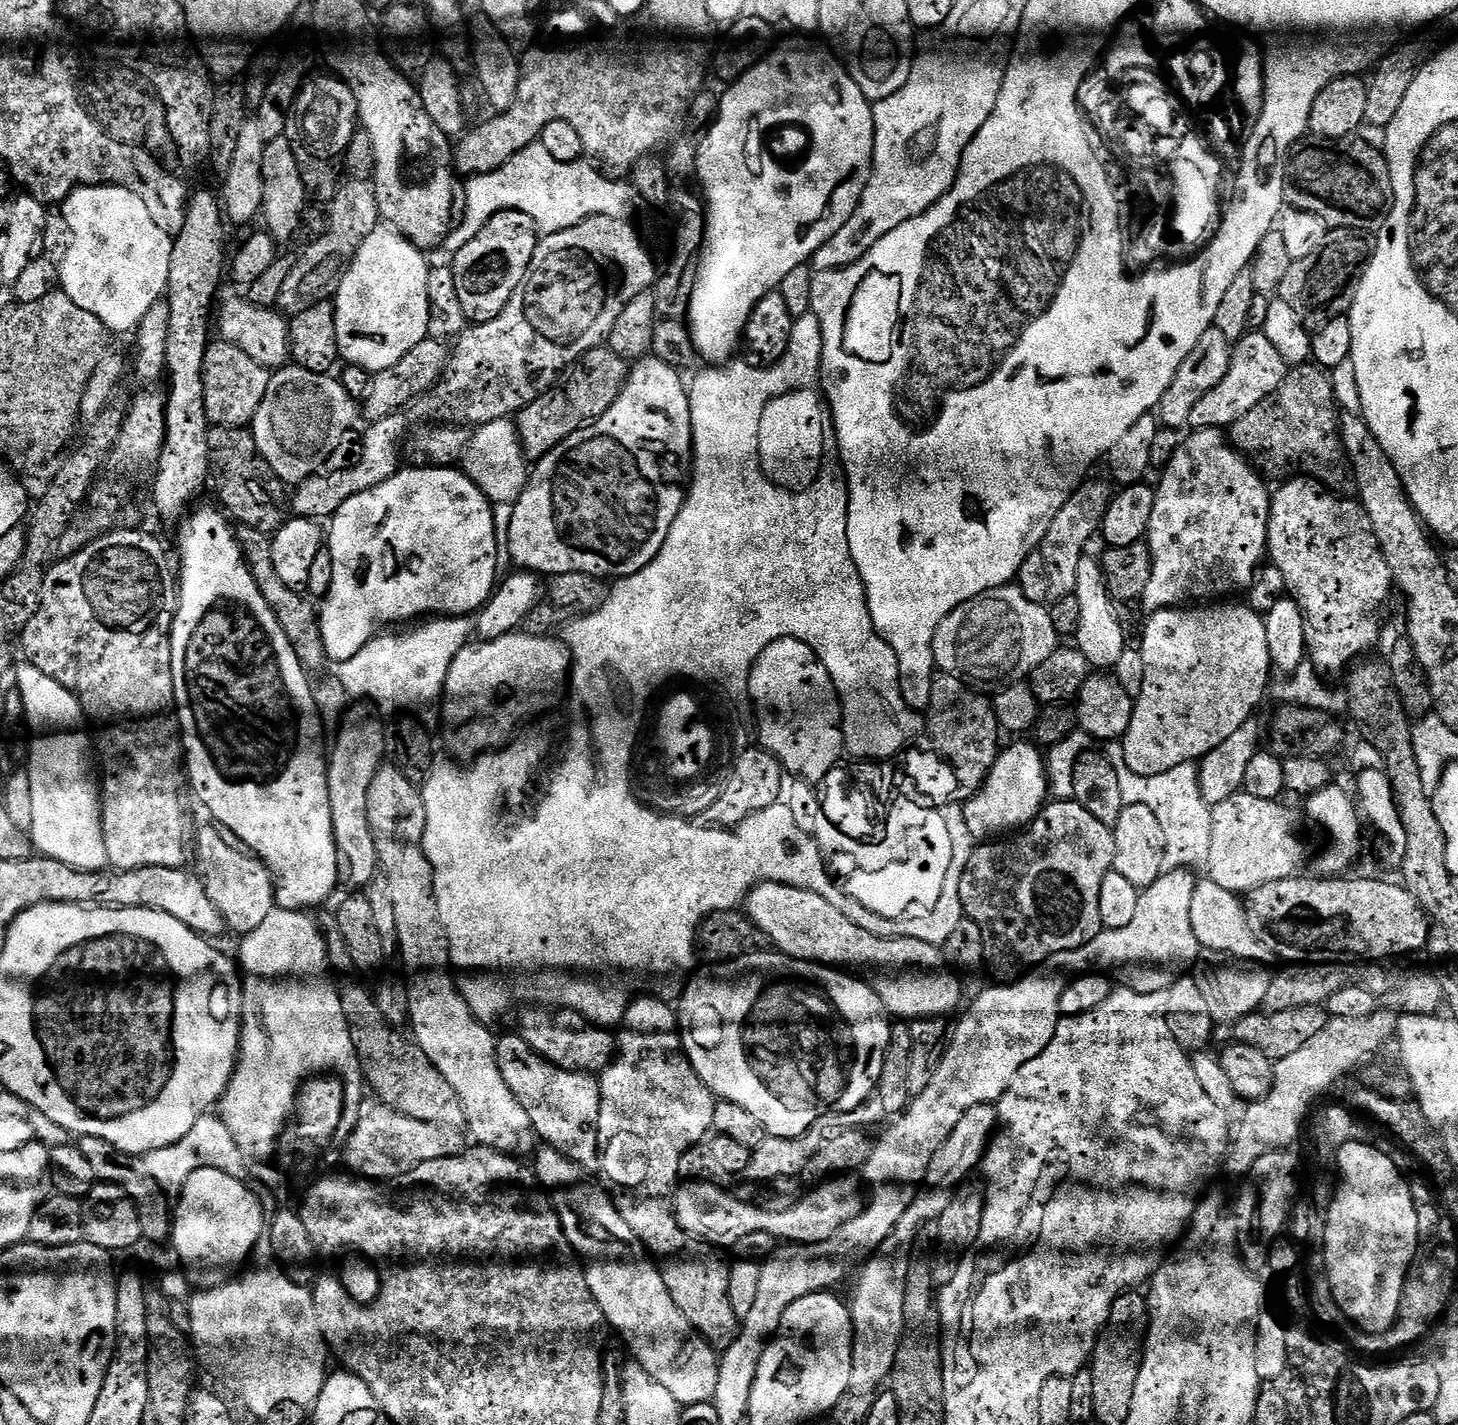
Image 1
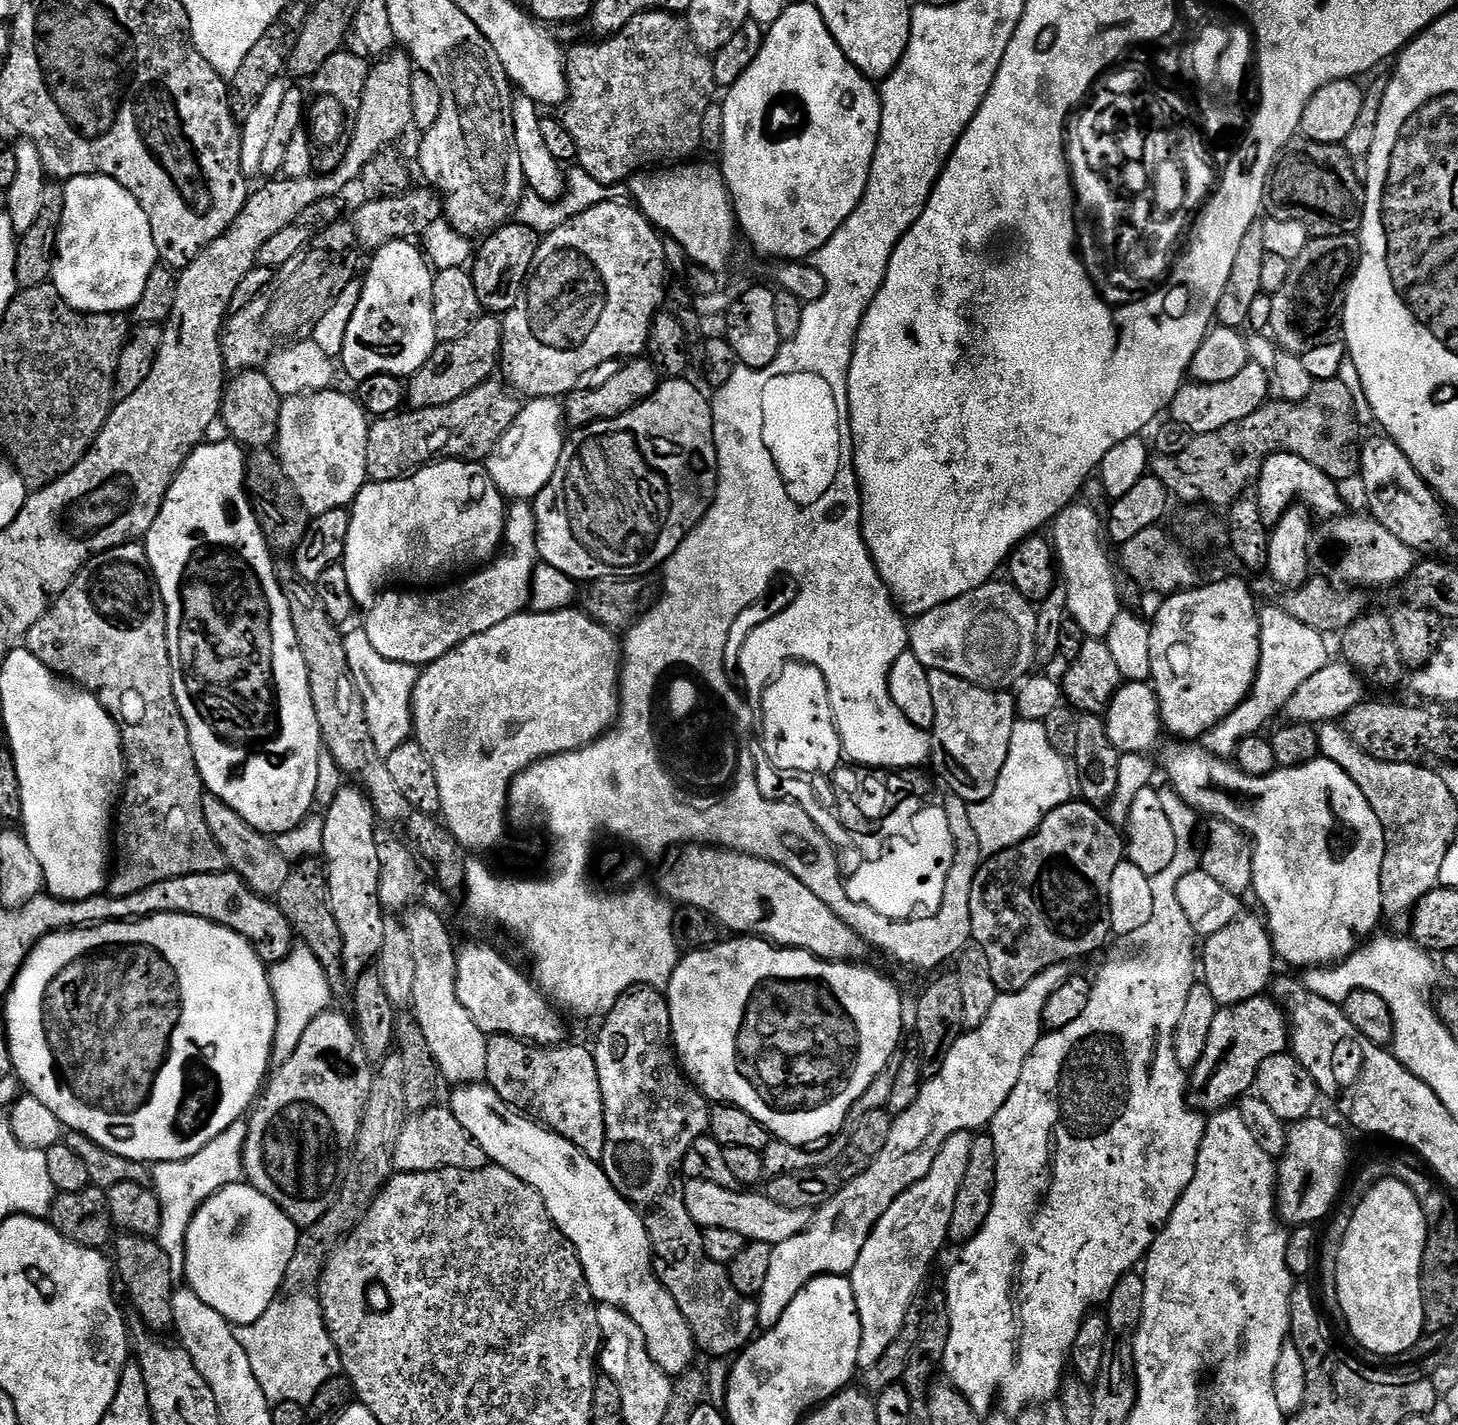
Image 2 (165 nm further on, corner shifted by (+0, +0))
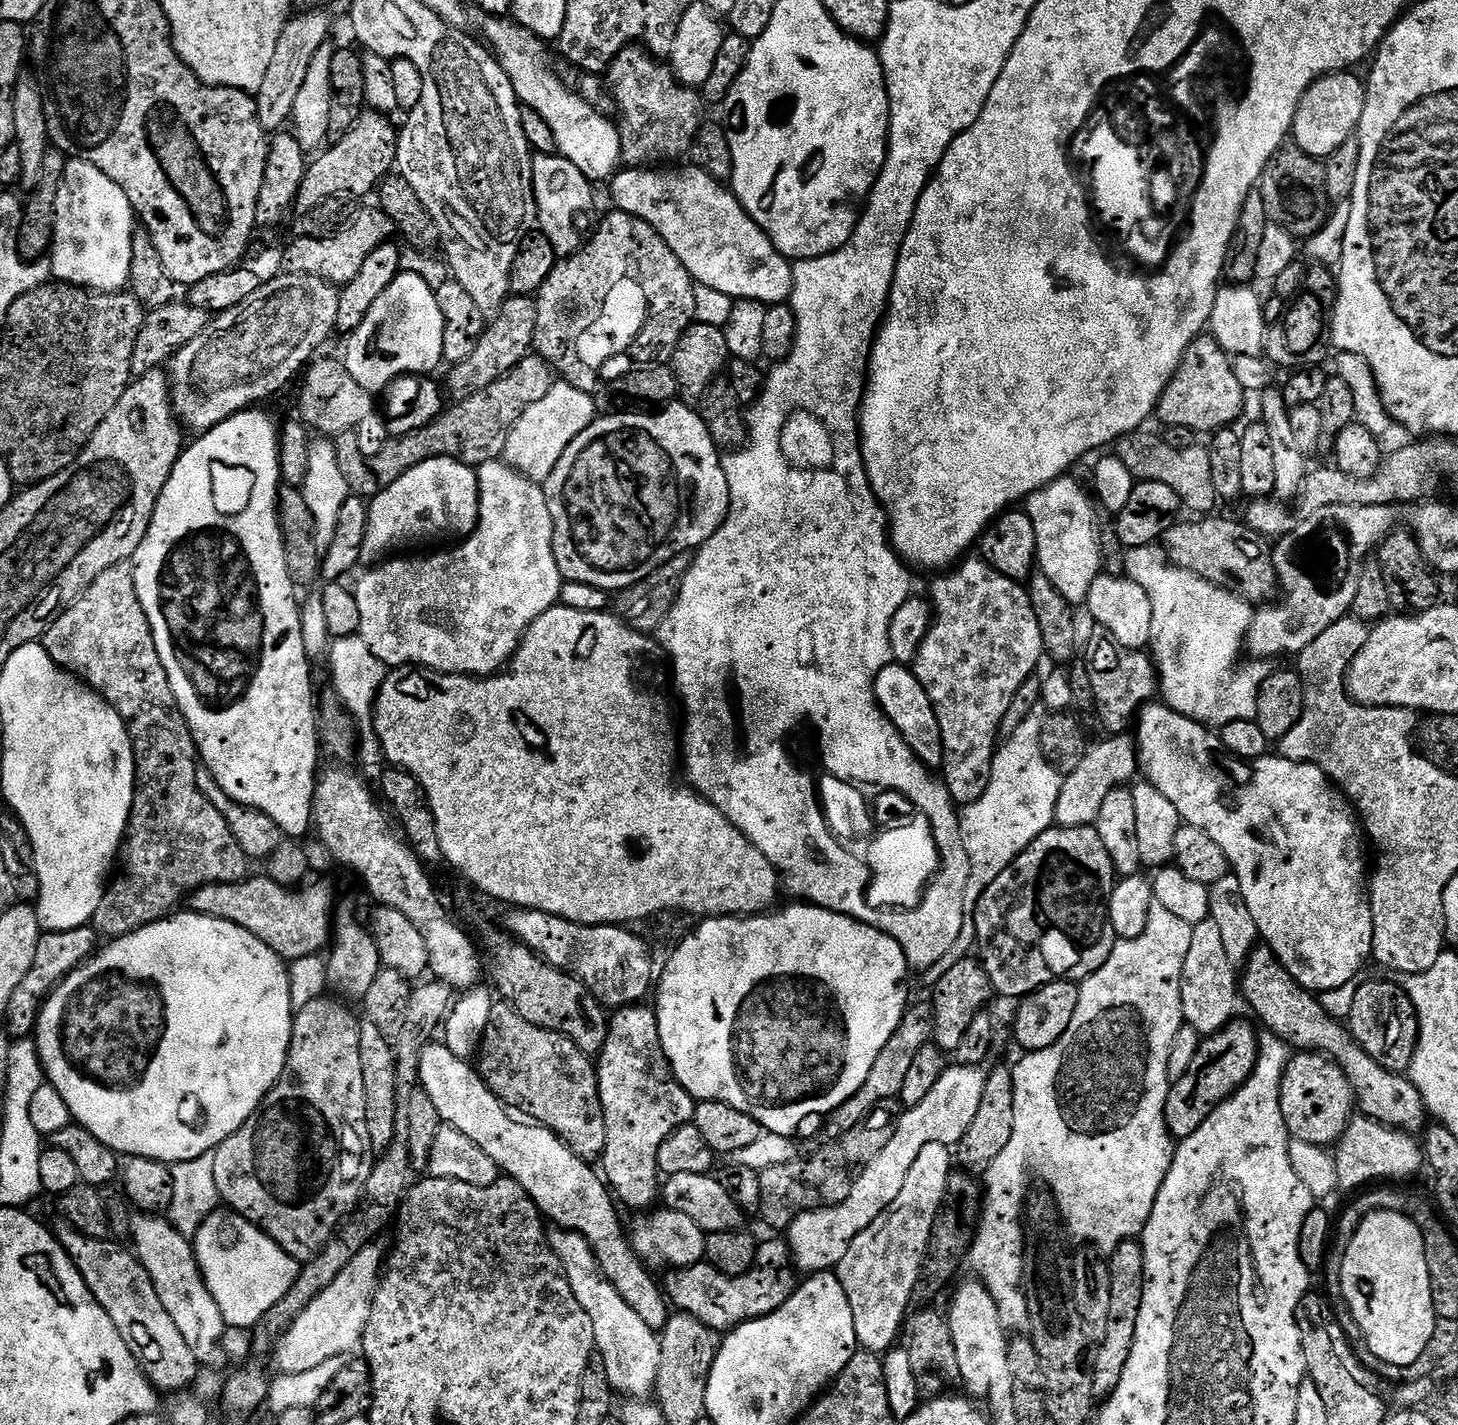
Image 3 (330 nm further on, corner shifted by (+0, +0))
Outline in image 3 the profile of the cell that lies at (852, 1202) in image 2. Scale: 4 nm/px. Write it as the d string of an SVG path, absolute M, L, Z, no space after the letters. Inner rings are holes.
M950 1066L942 1078L938 1078L934 1090L930 1090L918 1106L907 1109L897 1119L894 1138L890 1138L886 1150L882 1150L874 1162L859 1169L850 1194L843 1202L833 1208L819 1208L794 1218L786 1230L786 1239L795 1267L801 1273L826 1272L840 1265L842 1258L846 1258L846 1250L850 1250L850 1242L854 1242L854 1238L858 1238L858 1234L862 1234L862 1230L873 1224L892 1205L894 1198L898 1198L902 1182L906 1182L906 1174L910 1174L910 1166L914 1166L914 1158L918 1158L922 1146L930 1146L930 1142L959 1145L966 1130L970 1130L970 1122L974 1122L974 1114L978 1114L987 1078L988 1072L980 1066Z

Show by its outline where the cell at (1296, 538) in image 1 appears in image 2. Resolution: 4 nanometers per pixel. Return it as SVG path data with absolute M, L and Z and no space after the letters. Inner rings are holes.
M1273 452L1271 456L1264 459L1260 479L1254 485L1254 498L1258 502L1264 523L1274 526L1284 516L1284 513L1293 507L1296 499L1301 500L1299 503L1305 509L1313 508L1318 514L1317 517L1320 518L1345 515L1344 500L1336 488L1339 488L1337 481L1322 474L1322 470L1310 466L1310 462L1289 452Z

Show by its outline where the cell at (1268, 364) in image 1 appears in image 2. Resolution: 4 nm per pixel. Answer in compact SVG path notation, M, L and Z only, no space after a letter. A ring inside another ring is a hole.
M1249 363L1230 382L1214 382L1198 384L1185 382L1180 385L1178 394L1174 394L1170 405L1170 418L1178 422L1178 426L1186 426L1193 436L1210 434L1222 426L1230 426L1234 422L1242 422L1242 418L1250 418L1254 410L1258 410L1269 399L1270 374L1262 366Z

